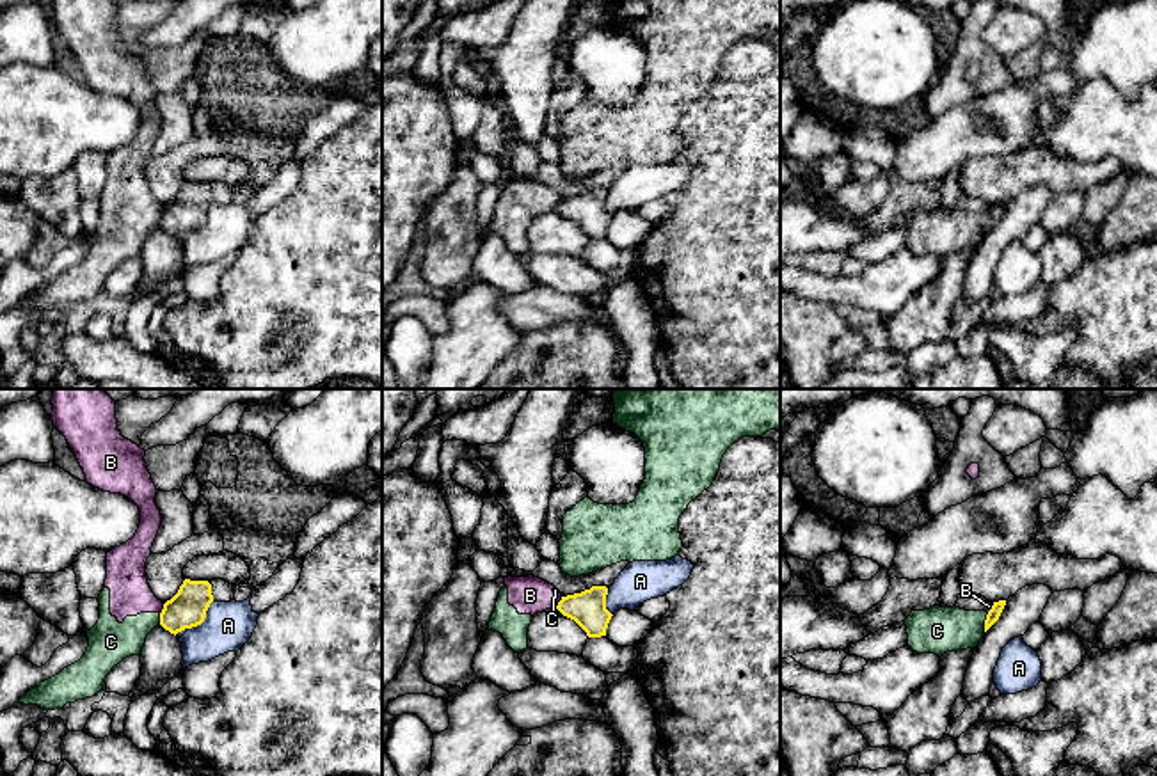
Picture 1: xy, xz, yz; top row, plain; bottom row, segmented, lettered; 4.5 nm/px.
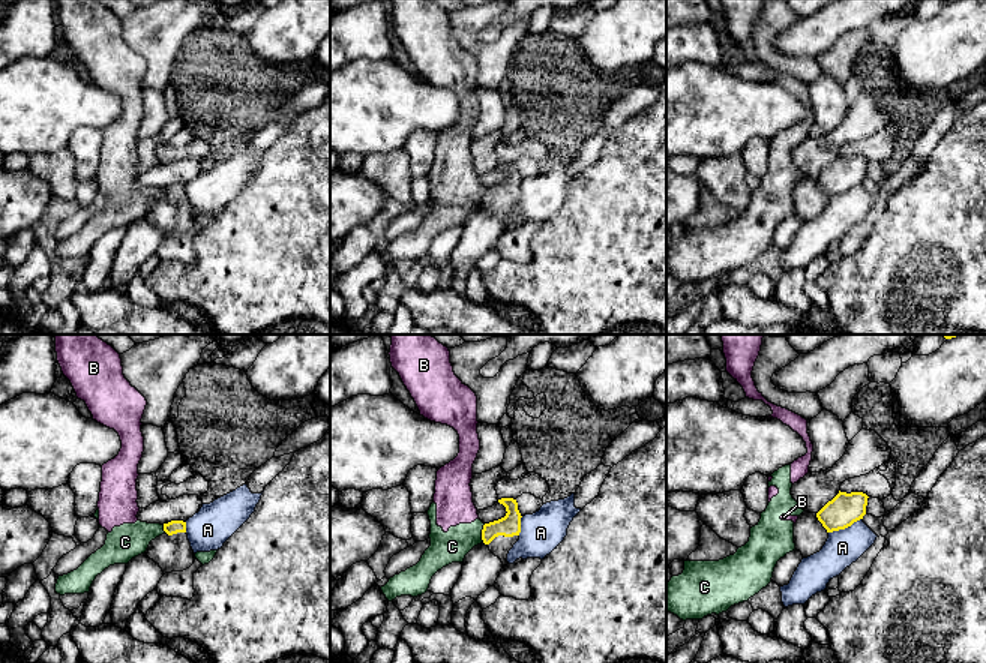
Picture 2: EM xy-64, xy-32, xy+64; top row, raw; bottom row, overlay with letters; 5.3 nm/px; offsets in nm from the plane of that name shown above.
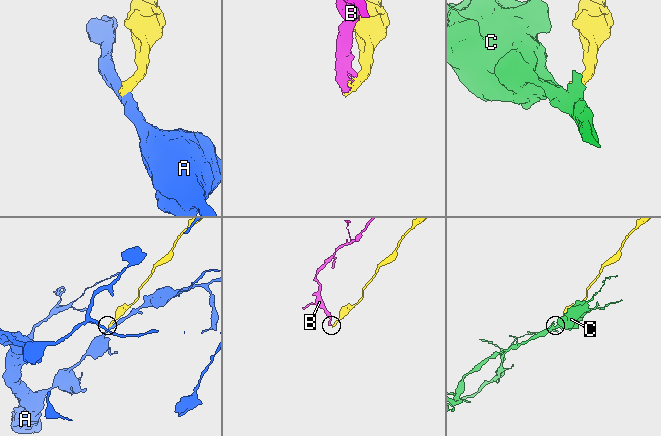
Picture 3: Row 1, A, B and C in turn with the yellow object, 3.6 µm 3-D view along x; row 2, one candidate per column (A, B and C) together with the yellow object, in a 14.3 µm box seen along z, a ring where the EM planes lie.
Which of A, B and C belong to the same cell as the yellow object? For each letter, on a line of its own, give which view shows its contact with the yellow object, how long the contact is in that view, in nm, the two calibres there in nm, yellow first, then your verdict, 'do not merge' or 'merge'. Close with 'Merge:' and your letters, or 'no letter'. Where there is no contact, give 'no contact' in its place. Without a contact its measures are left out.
A: contact in xy; length 170 nm; calibres 170 and 220 nm; do not merge
B: contact in xz; length 60 nm; calibres 160 and 170 nm; do not merge
C: contact in yz; length 90 nm; calibres 60 and 220 nm; do not merge
Merge: no letter

